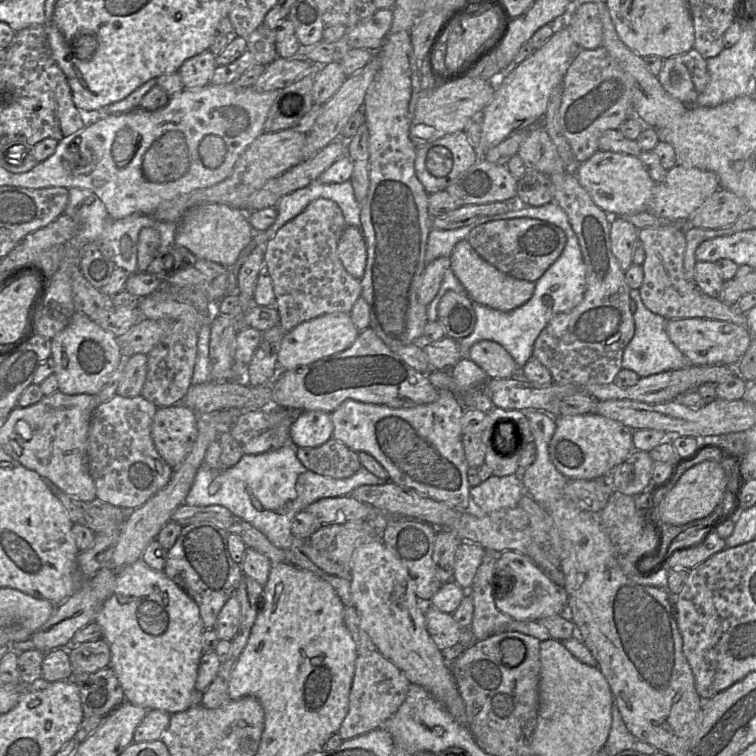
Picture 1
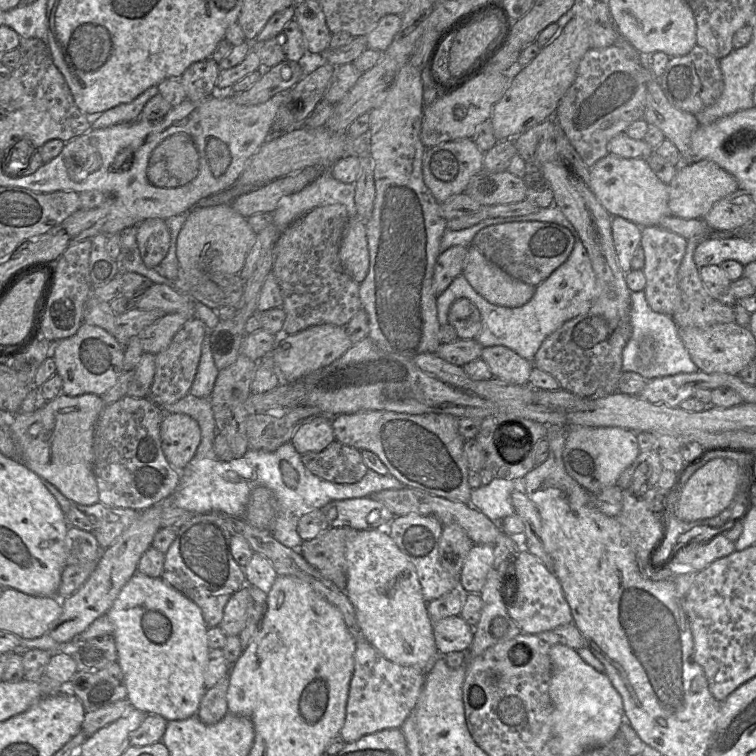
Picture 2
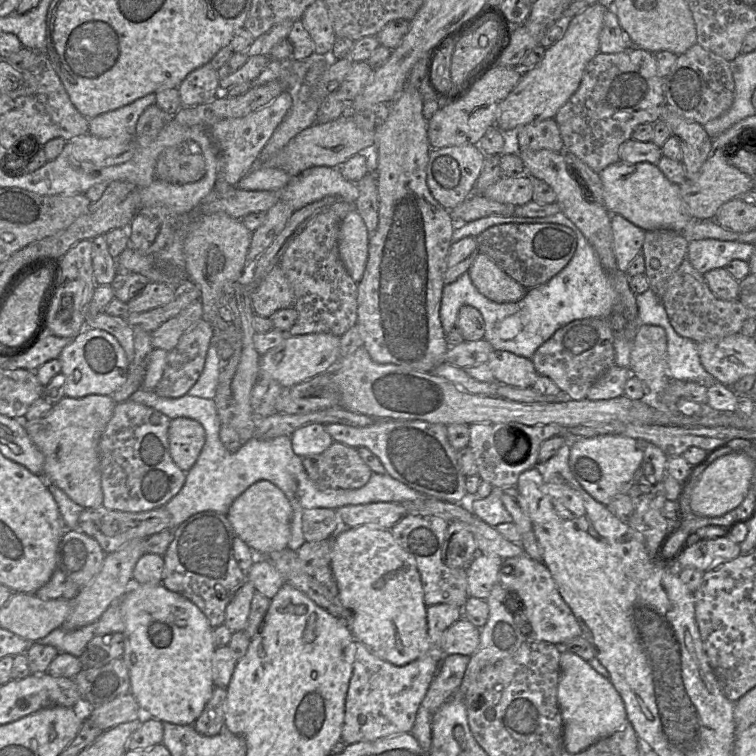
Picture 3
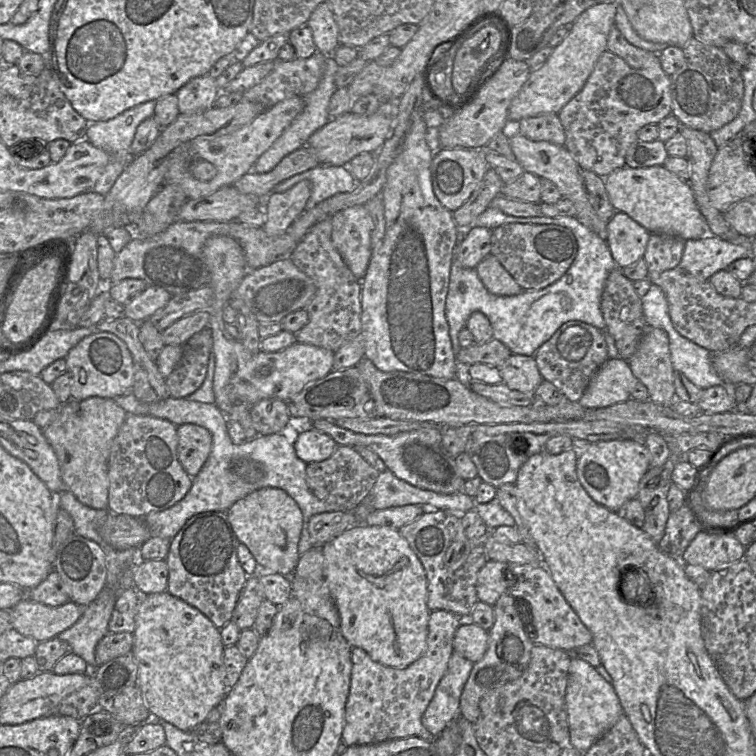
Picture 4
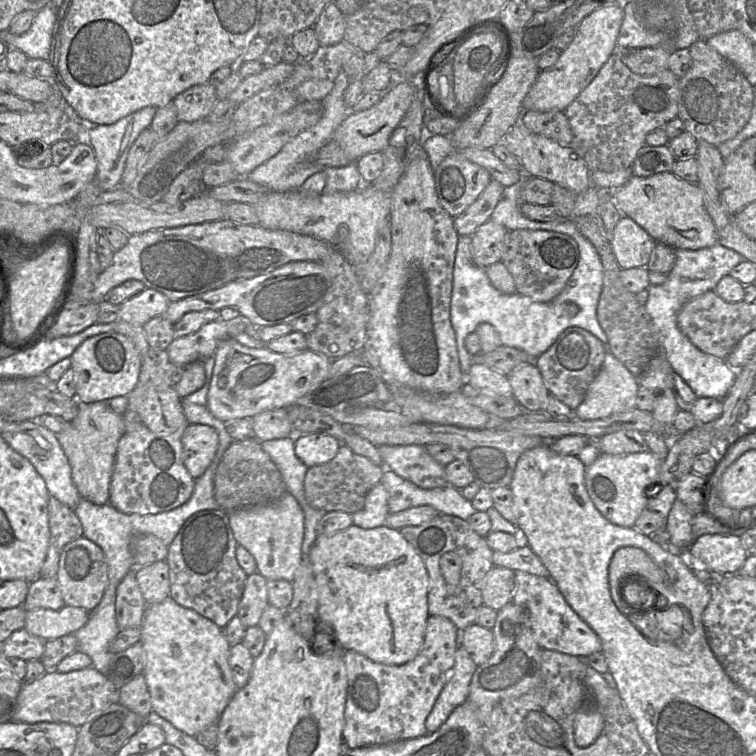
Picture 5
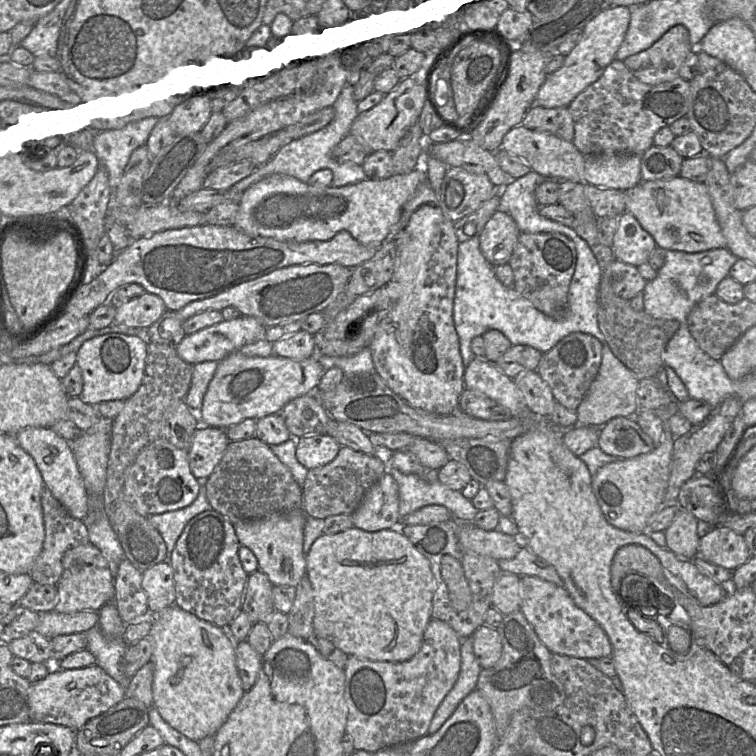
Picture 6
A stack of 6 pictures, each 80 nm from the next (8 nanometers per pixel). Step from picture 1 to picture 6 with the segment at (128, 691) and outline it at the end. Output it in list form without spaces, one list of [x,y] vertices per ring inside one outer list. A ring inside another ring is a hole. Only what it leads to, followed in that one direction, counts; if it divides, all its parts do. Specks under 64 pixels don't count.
[[[176,604],[152,614],[152,628],[149,636],[154,645],[153,655],[150,659],[150,662],[153,662],[155,665],[152,685],[153,705],[157,708],[161,717],[169,725],[191,740],[198,742],[204,737],[215,735],[220,727],[225,723],[230,713],[234,710],[245,693],[236,667],[235,642],[228,637],[226,630],[219,628],[207,621],[199,619],[197,616],[183,610]]]

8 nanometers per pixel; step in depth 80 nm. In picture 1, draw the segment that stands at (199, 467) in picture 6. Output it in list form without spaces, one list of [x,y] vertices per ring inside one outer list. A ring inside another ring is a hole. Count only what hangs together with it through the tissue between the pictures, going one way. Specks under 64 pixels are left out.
[[[175,404],[157,408],[151,436],[157,452],[172,469],[185,460],[197,434],[197,415],[187,406]]]

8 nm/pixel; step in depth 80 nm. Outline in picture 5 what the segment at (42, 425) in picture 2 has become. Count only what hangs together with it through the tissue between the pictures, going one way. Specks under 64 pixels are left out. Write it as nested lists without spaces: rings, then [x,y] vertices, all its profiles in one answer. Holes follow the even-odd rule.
[[[98,401],[79,402],[76,417],[63,431],[55,434],[70,463],[72,480],[83,499],[97,505],[109,503],[117,445],[124,433],[123,416],[114,412],[105,401]]]

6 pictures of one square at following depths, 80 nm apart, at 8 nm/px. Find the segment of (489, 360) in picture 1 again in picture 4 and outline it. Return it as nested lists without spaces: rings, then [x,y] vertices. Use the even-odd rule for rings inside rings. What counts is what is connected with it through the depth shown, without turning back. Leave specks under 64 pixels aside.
[[[511,354],[498,368],[503,382],[512,390],[536,394],[544,380],[534,357]]]

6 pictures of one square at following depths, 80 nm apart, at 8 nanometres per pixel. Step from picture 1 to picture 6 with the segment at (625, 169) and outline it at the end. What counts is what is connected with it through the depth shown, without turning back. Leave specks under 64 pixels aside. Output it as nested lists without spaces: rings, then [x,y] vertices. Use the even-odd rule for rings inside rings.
[[[680,176],[670,179],[641,181],[624,191],[626,212],[633,215],[642,228],[664,250],[698,253],[725,248],[722,234],[707,186]]]

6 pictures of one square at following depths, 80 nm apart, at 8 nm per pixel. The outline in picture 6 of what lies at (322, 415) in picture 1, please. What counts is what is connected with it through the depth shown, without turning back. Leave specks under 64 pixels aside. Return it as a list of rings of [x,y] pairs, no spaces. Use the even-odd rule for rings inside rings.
[[[327,434],[296,438],[296,458],[308,470],[332,462],[340,448],[341,445]]]

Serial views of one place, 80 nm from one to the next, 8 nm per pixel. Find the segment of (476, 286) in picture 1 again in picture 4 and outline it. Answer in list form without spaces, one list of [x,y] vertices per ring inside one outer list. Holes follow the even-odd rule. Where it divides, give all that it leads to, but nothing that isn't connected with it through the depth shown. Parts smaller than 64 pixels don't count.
[[[491,254],[486,256],[475,270],[485,288],[494,295],[514,296],[523,291],[498,259]]]

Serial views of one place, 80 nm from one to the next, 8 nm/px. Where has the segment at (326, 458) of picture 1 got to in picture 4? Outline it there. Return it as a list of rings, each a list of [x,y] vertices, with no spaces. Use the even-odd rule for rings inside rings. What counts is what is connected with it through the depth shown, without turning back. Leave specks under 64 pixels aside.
[[[338,445],[330,458],[307,464],[307,484],[321,501],[338,505],[340,511],[353,512],[368,498],[380,472],[372,467],[353,447]]]

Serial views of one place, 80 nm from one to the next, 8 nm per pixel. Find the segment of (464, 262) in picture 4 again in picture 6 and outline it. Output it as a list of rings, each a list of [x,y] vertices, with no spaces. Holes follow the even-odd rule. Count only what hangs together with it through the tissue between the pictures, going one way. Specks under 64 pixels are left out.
[[[497,210],[478,236],[481,254],[493,267],[506,265],[519,235],[520,231],[514,220],[508,214]]]

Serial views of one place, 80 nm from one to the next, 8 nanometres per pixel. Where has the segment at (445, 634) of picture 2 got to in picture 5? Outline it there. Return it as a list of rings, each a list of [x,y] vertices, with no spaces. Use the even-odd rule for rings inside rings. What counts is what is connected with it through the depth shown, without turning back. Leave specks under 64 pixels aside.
[[[476,623],[459,632],[459,645],[465,648],[477,666],[487,662],[495,649],[493,631]]]

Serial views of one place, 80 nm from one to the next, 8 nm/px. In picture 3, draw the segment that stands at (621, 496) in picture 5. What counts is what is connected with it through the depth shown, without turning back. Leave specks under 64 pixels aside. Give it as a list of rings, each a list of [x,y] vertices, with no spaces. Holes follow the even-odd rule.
[[[599,435],[569,442],[570,469],[587,493],[604,505],[609,504],[616,495],[626,493],[644,456],[644,450],[636,439],[620,435]]]

